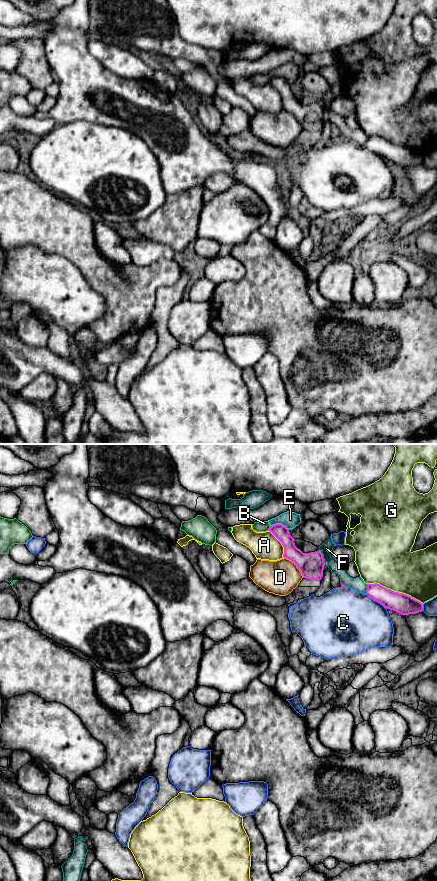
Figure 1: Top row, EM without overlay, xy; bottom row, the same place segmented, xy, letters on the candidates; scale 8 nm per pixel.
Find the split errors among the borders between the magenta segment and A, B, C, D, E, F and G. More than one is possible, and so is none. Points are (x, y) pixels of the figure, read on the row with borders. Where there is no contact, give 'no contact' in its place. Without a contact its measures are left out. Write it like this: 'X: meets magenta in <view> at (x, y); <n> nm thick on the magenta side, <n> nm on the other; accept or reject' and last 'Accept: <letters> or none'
A: meets magenta in xy at (282, 544); 160 nm thick on the magenta side, 220 nm on the other; reject
B: meets magenta in xy at (269, 528); 120 nm thick on the magenta side, 90 nm on the other; reject
C: meets magenta in xy at (377, 601); 160 nm thick on the magenta side, 480 nm on the other; reject
D: meets magenta in xy at (295, 564); 200 nm thick on the magenta side, 280 nm on the other; reject
E: meets magenta in xy at (279, 524); 120 nm thick on the magenta side, 130 nm on the other; reject
F: meets magenta in xy at (322, 557); 200 nm thick on the magenta side, 100 nm on the other; reject
G: meets magenta in xy at (396, 592); 160 nm thick on the magenta side, 380 nm on the other; reject
Accept: none

